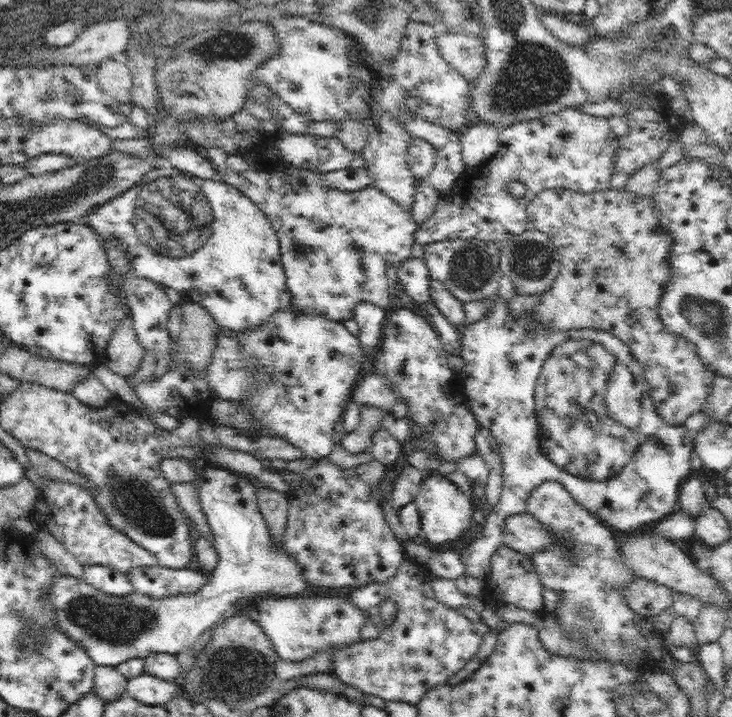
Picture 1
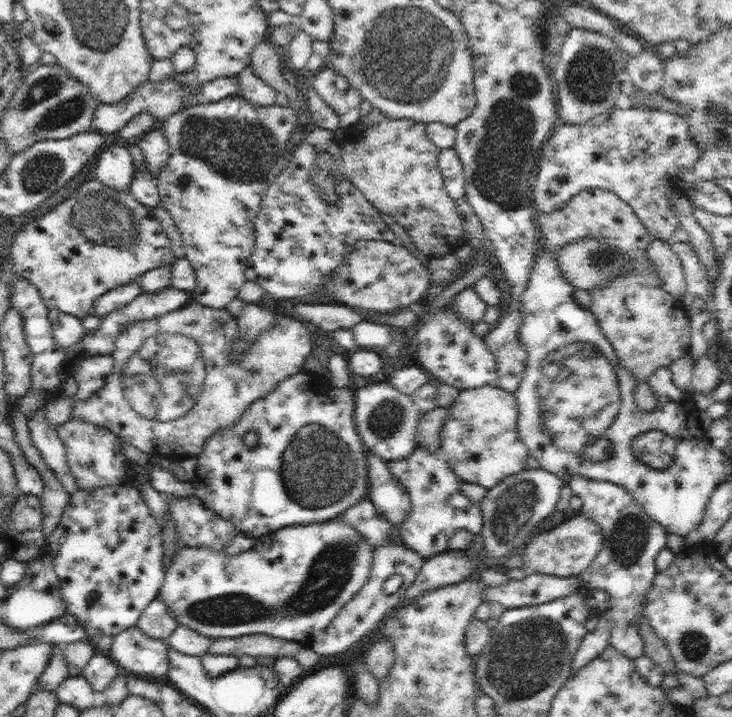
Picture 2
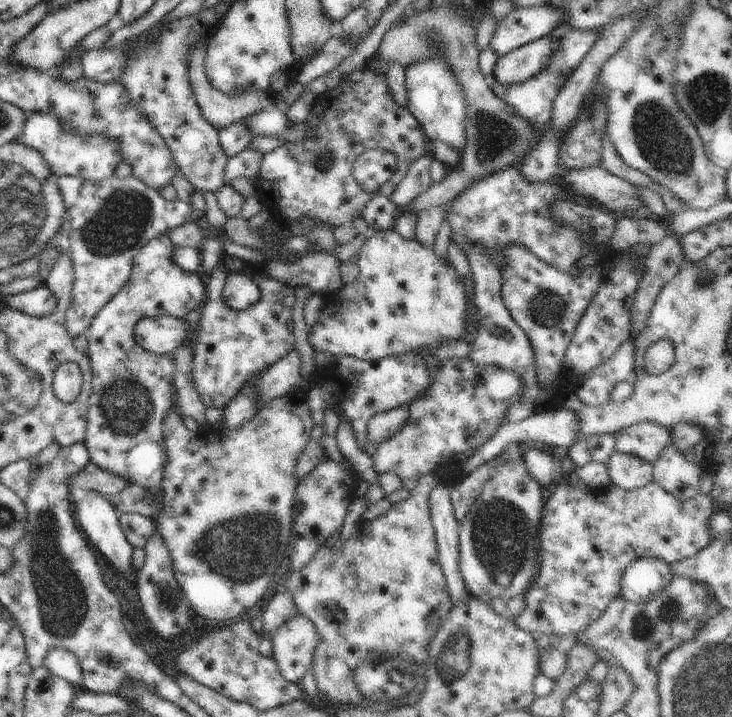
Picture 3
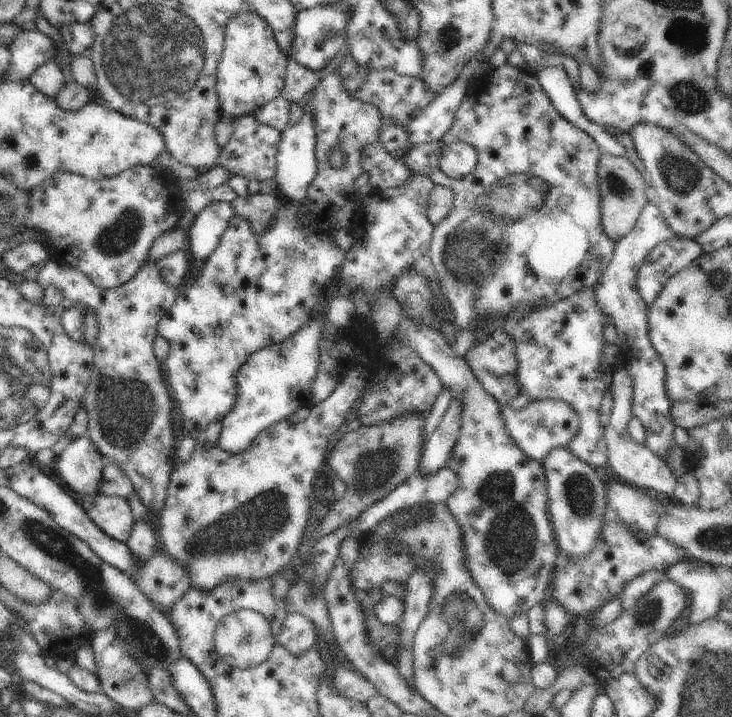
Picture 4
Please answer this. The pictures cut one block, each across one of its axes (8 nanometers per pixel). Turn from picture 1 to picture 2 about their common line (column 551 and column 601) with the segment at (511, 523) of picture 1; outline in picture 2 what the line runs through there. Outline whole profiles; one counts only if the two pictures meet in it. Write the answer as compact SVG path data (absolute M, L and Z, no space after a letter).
M579 514L551 530L538 530L519 552L525 557L522 568L528 570L529 573L550 574L559 577L579 576L600 553L604 540L600 526Z

